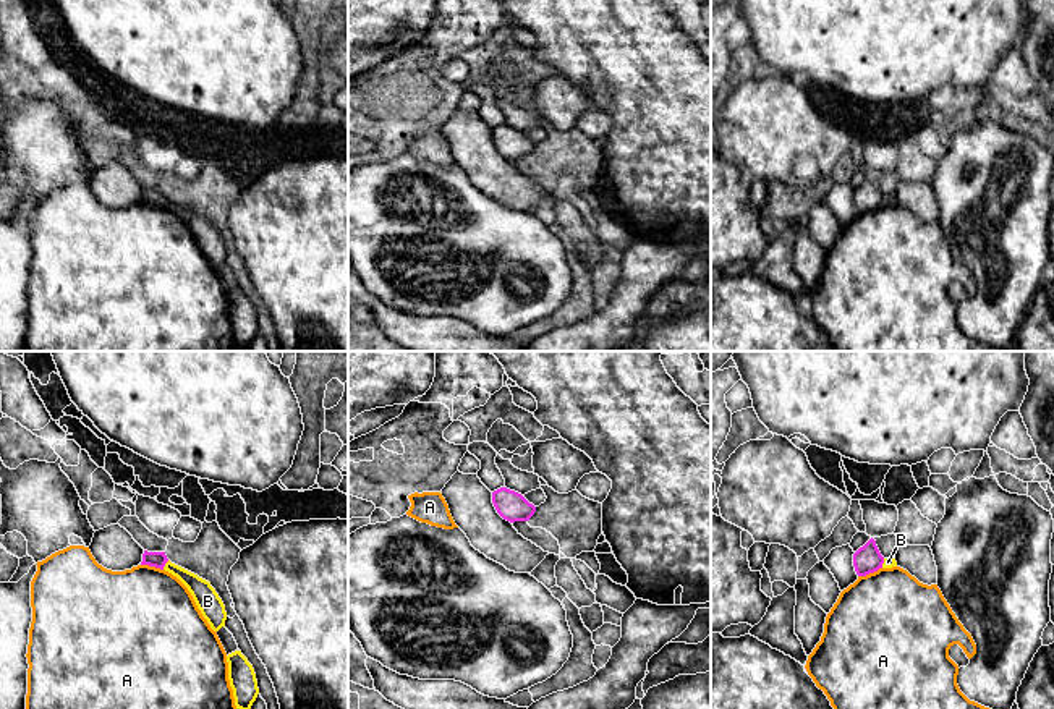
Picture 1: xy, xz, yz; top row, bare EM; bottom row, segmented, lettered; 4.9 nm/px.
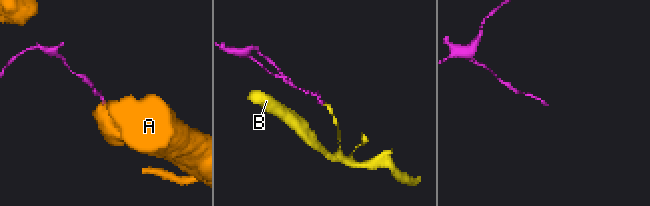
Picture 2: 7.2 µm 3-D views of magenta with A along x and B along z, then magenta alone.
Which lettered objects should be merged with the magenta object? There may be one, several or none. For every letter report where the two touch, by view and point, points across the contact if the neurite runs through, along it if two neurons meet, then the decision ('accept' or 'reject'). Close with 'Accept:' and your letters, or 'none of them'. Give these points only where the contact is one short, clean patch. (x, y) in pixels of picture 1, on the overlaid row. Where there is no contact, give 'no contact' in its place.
A: meets magenta in yz at (870, 572); border along yz (881, 567), (858, 577); reject
B: meets magenta in xy at (164, 565); border along xy (169, 560), (162, 568); reject
Accept: none of them

